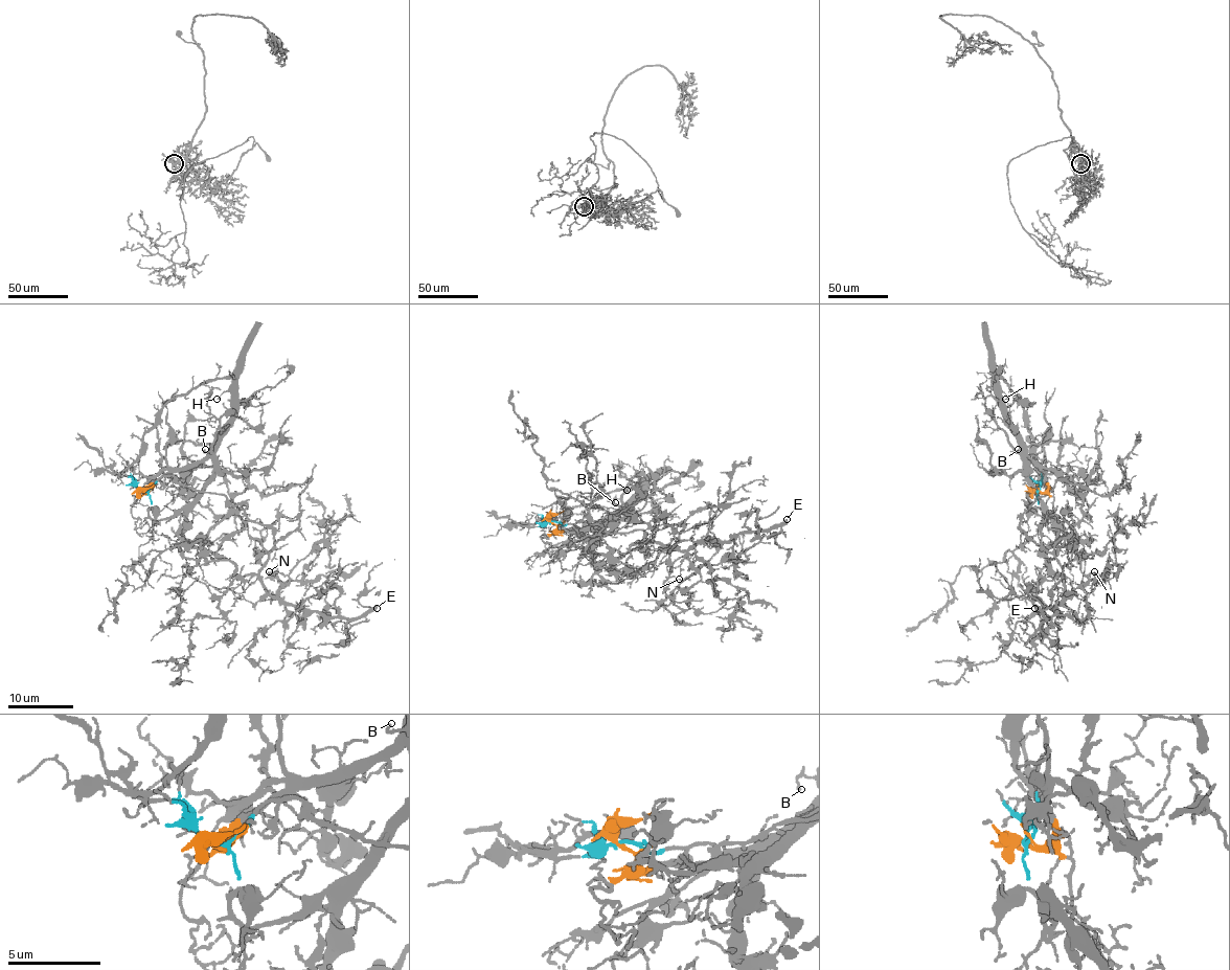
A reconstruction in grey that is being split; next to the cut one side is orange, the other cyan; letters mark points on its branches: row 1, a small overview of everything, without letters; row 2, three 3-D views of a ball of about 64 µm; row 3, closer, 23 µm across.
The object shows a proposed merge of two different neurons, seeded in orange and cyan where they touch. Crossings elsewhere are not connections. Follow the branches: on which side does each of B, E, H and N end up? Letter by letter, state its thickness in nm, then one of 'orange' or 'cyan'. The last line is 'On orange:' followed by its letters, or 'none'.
B: 80 nm | orange
E: 420 nm | cyan
H: 110 nm | orange
N: 120 nm | cyan
On orange: B, H

